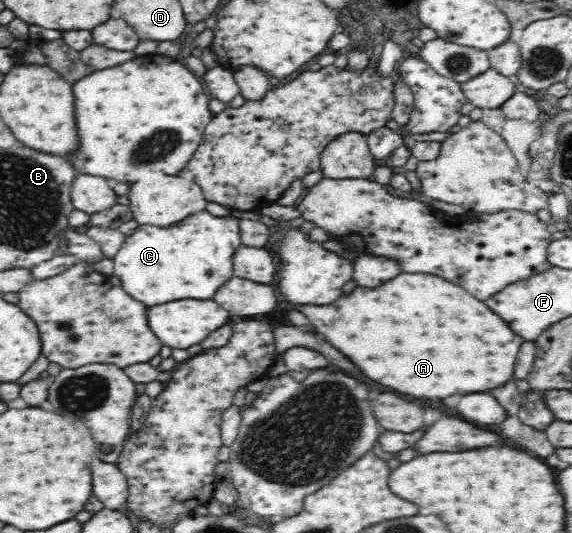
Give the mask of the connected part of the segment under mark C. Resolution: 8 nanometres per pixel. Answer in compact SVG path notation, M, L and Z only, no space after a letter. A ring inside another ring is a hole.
M206 210L168 227L139 225L113 255L112 277L147 307L176 299L212 299L232 277L232 257L242 240L239 219L212 216Z

